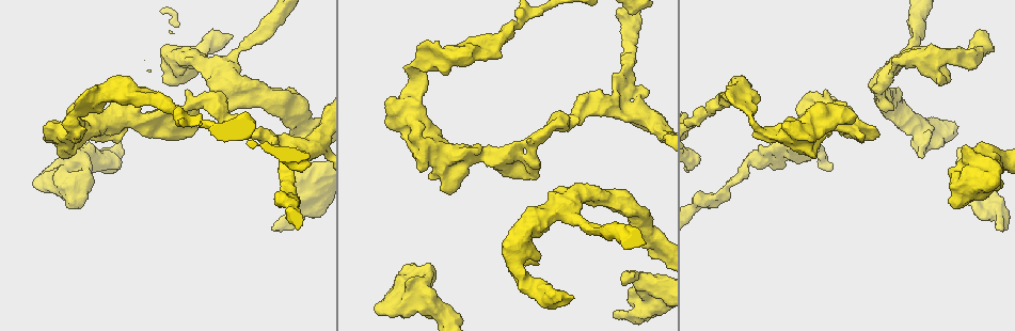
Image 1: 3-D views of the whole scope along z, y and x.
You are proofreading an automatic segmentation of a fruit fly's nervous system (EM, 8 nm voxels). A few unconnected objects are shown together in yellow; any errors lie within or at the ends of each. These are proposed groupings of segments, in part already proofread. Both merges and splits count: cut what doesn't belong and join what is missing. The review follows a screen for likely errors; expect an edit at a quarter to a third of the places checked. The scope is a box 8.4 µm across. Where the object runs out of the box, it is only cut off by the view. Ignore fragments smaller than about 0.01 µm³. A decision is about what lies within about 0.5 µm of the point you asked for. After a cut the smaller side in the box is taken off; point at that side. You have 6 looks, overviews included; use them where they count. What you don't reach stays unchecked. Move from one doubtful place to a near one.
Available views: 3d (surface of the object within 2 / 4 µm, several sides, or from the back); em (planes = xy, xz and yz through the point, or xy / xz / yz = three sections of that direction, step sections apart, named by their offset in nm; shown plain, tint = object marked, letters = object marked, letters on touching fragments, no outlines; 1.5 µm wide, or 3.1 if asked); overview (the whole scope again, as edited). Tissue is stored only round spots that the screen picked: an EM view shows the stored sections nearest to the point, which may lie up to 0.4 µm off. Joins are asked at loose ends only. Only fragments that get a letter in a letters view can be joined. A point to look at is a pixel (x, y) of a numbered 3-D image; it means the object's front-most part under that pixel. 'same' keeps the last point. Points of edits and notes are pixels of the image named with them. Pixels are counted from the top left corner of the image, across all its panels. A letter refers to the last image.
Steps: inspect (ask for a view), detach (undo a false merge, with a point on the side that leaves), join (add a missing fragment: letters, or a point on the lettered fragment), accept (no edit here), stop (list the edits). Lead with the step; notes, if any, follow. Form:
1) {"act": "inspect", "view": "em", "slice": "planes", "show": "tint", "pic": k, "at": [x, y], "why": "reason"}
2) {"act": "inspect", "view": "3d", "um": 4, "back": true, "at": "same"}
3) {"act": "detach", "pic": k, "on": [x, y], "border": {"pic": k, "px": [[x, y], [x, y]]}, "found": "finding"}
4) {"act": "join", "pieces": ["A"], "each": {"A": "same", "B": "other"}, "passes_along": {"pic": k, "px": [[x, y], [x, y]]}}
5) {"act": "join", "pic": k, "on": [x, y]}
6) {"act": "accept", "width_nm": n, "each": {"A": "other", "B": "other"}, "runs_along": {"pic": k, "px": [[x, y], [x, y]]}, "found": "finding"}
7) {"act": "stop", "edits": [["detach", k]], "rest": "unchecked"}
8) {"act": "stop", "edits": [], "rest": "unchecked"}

{"act": "inspect", "view": "3d", "um": 4, "pic": 1, "at": [386, 315], "why": "free end"}

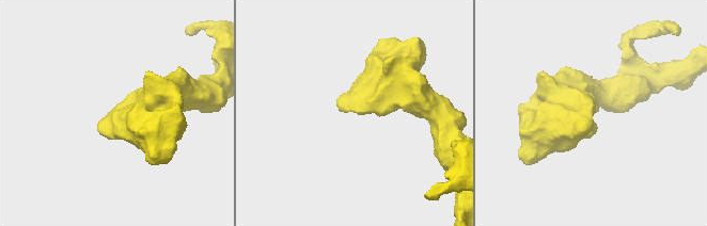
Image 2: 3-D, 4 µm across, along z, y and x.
{"act": "inspect", "view": "em", "slice": "xz", "step": 4, "show": "tint", "pic": 2, "at": [353, 111]}

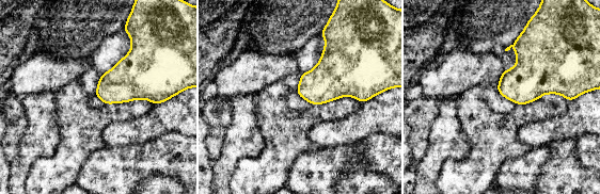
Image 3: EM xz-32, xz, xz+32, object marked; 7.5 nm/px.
{"act": "inspect", "view": "em", "slice": "yz", "step": 4, "show": "letters", "at": "same", "why": "another direction"}

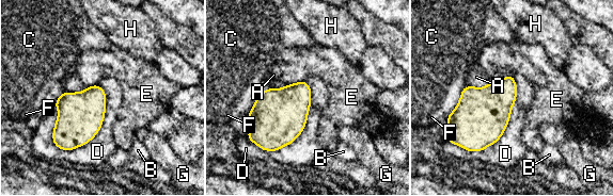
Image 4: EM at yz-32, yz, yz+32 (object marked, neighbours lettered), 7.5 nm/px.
{"act": "accept", "longest_contact_nm": ["D", 550], "each": {"A": "other", "B": "other", "C": "other", "D": "other", "E": "other", "F": "other", "G": "other", "H": "other"}, "found": "none of them fits"}

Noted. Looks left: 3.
{"act": "inspect", "view": "3d", "um": 2, "pic": 1, "at": [571, 297], "why": "stops while still wide"}

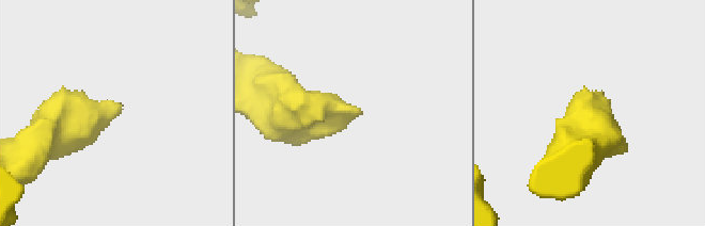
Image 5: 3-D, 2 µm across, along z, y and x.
{"act": "inspect", "view": "em", "slice": "planes", "show": "letters", "pic": 5, "at": [358, 110], "why": "need the tissue"}

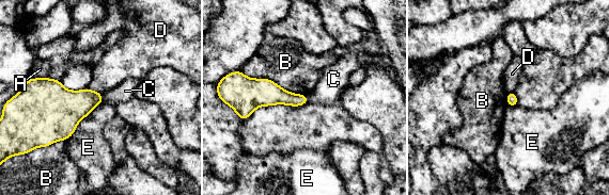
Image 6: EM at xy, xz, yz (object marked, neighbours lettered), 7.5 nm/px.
{"act": "accept", "longest_contact_nm": ["B", 550], "each": {"A": "other", "B": "other", "C": "other", "D": "other", "E": "other"}, "found": "none of them fits"}

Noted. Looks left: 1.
{"act": "inspect", "view": "em", "slice": "planes", "show": "letters", "pic": 1, "at": [749, 111], "why": "sharp bend"}

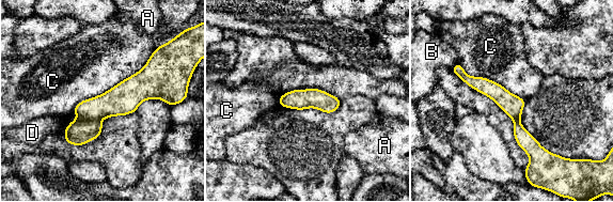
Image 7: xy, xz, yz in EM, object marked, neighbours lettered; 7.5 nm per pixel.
{"act": "detach", "pic": 7, "on": [116, 100], "width_nm": 160, "each": {"A": "other", "B": "other", "C": "other", "D": "other"}, "part_leaving": {"pic": 7, "px": [[177, 94], [131, 91], [76, 110]]}, "found": "a second neuron is stuck on"}

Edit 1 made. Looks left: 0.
{"act": "stop", "edits": [["detach", 7]], "rest": "unchecked"}

